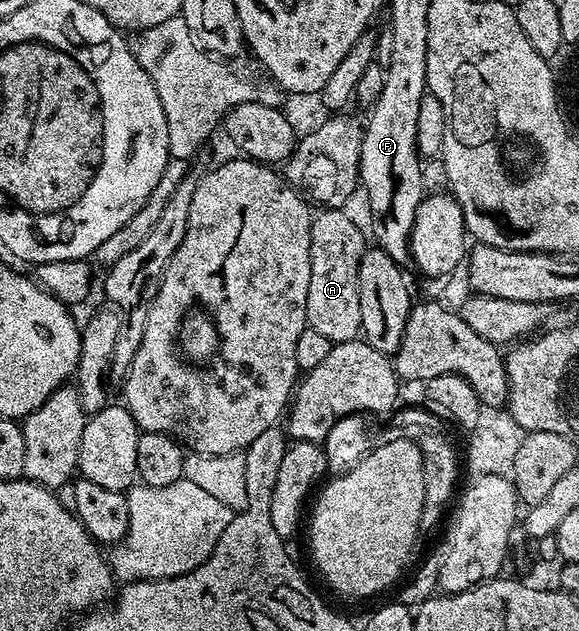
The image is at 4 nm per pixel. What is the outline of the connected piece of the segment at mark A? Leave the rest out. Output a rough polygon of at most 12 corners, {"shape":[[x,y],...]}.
{"shape":[[312,217],[308,327],[331,343],[361,331],[359,226]]}

